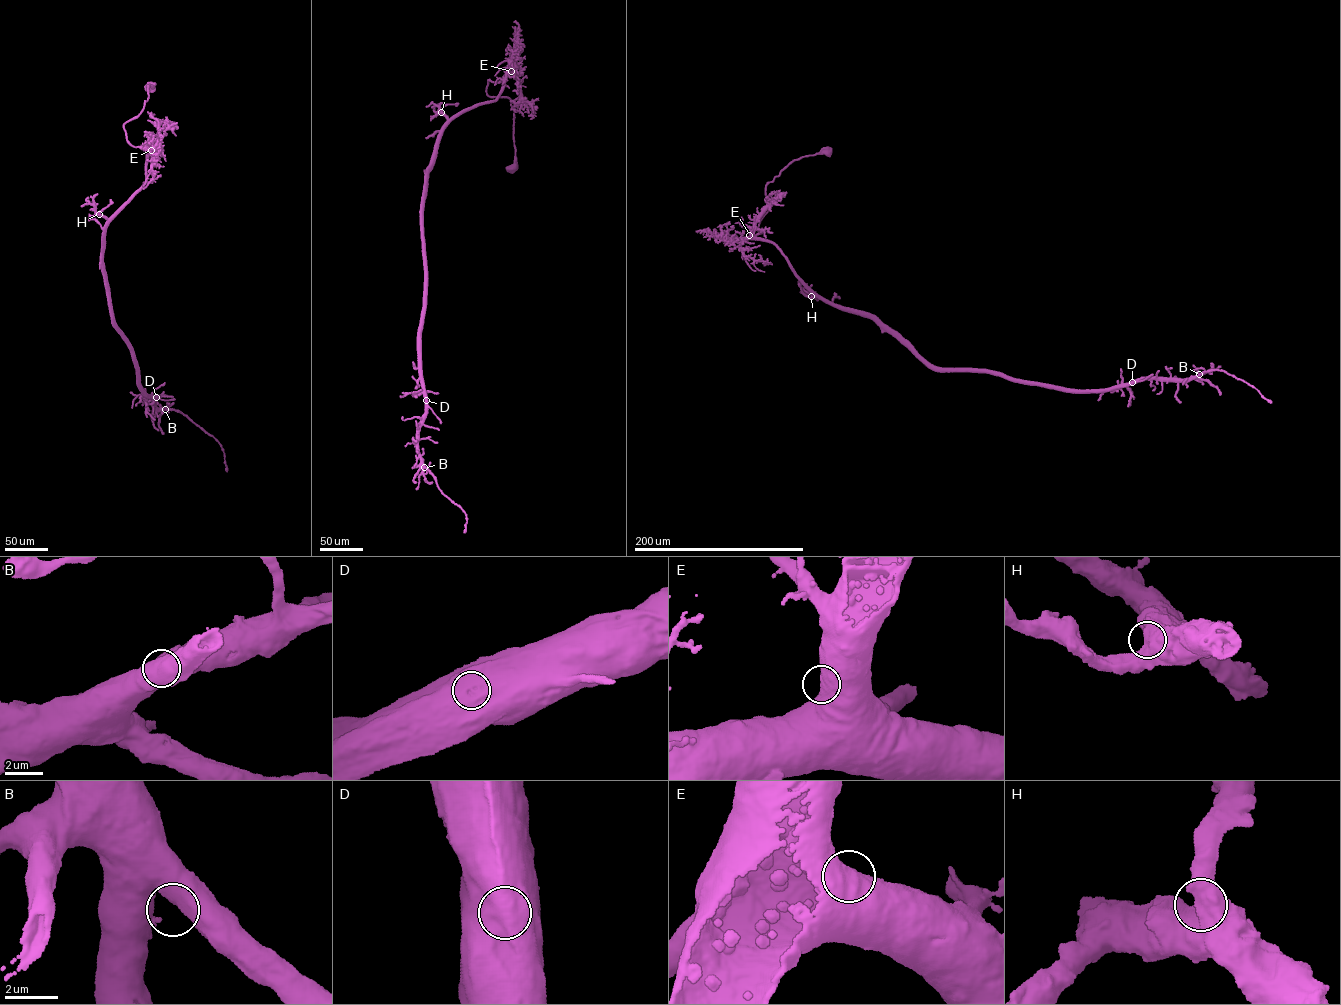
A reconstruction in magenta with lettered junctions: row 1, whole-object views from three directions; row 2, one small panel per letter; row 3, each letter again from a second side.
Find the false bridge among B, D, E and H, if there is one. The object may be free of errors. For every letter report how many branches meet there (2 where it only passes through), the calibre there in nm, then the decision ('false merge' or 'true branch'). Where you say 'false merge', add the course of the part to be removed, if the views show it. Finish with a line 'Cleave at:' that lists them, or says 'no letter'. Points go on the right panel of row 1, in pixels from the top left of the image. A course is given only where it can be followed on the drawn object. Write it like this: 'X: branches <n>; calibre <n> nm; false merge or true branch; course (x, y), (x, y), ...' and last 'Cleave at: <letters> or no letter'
B: branches 1; calibre 850 nm; true branch
D: branches 1; calibre 1500 nm; true branch
E: branches 1; calibre 750 nm; true branch
H: branches 1; calibre 850 nm; true branch
Cleave at: no letter

